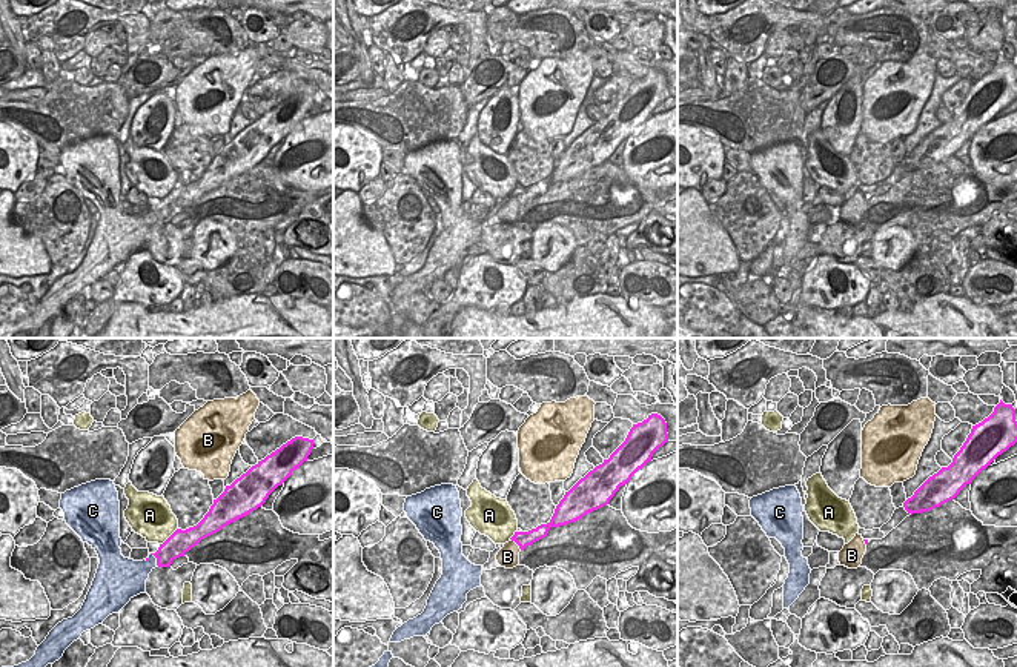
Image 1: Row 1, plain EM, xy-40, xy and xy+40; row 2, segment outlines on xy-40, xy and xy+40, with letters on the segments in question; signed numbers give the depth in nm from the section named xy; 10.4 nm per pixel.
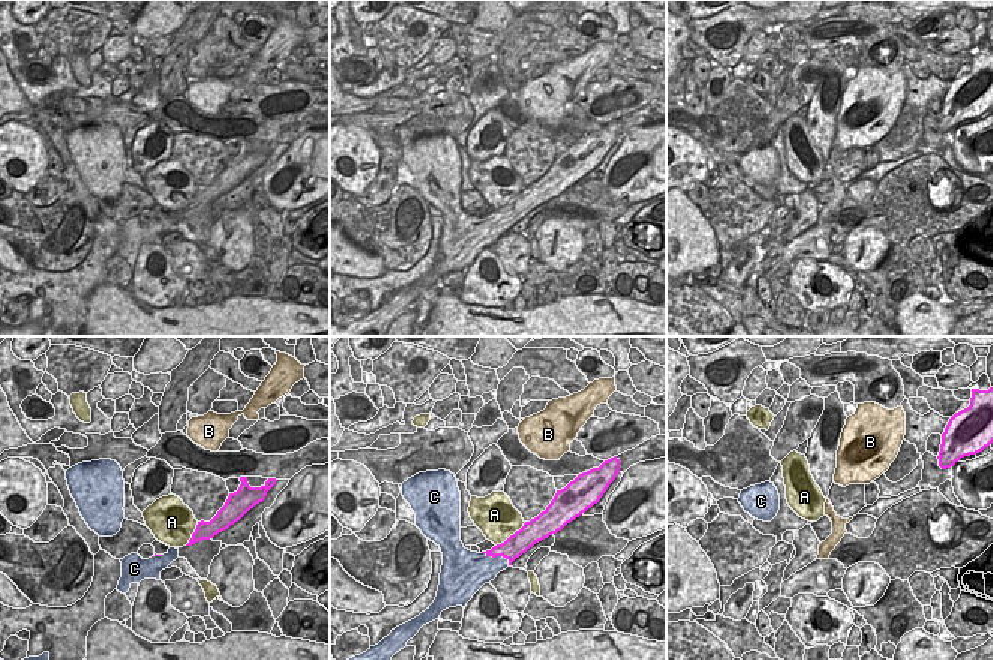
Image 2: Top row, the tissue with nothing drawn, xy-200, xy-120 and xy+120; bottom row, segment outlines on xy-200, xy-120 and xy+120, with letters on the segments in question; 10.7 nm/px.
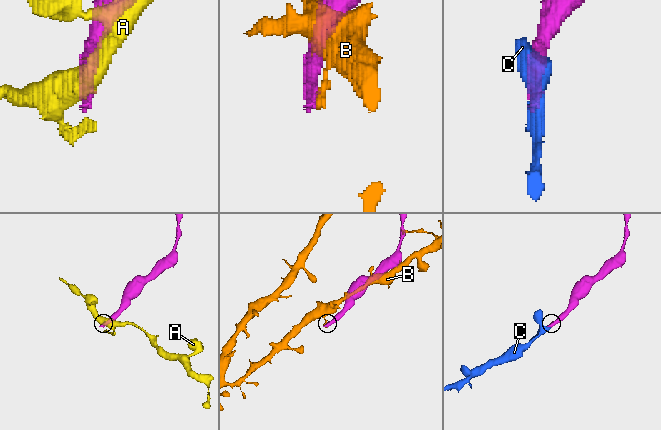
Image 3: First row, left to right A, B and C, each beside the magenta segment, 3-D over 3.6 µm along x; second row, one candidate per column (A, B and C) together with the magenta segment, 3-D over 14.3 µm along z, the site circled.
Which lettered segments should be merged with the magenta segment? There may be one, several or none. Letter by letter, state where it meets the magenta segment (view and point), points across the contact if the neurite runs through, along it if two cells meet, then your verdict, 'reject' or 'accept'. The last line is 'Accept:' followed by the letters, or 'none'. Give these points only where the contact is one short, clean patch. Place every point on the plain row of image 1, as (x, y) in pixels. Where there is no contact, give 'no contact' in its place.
A: contact xy-40 (169, 192); reject
B: contact xy (516, 199); reject
C: contact xy-40 (157, 215); way xy-40 (175, 202), (157, 215), (137, 228); accept
Accept: C

